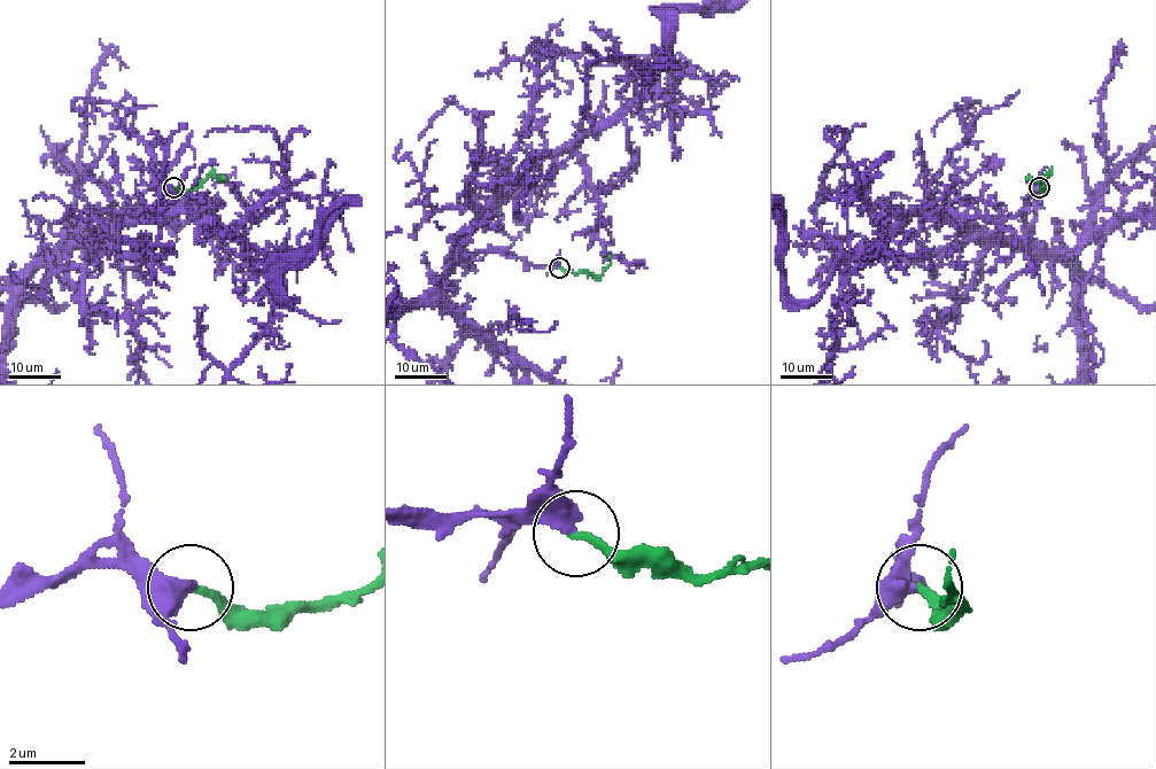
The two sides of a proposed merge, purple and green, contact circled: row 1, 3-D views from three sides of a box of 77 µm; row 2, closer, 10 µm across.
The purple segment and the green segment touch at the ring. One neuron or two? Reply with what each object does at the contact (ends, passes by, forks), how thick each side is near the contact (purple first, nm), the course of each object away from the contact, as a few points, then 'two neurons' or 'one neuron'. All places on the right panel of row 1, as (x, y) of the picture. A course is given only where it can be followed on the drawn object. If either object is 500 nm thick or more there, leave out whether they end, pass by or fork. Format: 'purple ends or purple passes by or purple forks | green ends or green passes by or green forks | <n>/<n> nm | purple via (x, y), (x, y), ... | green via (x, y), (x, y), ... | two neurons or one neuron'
purple ends | green ends | 440/200 nm | purple via (1039, 188), (1021, 237), (912, 214), (813, 297), (794, 301), (777, 259), (778, 215) | green via (1039, 188), (1045, 189), (1047, 175), (1036, 181), (1025, 178) | one neuron

